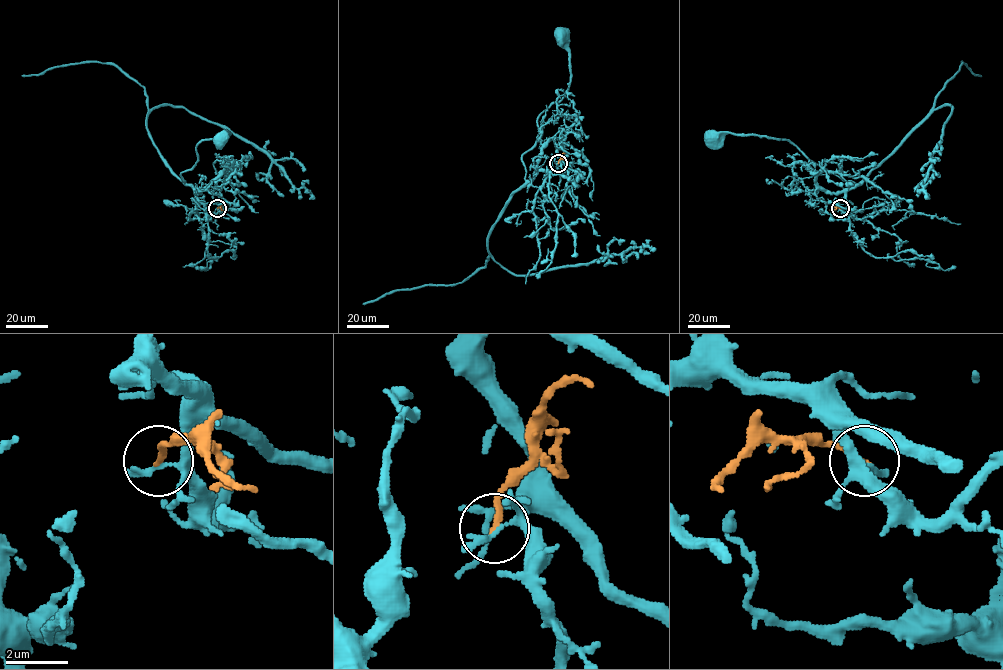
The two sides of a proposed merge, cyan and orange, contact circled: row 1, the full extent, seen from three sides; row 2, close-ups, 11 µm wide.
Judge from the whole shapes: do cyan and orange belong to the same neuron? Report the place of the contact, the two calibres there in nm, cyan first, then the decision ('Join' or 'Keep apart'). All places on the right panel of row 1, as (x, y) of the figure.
Place: (840, 208). Thickness 150 nm (cyan) against 180 nm. Keep apart

